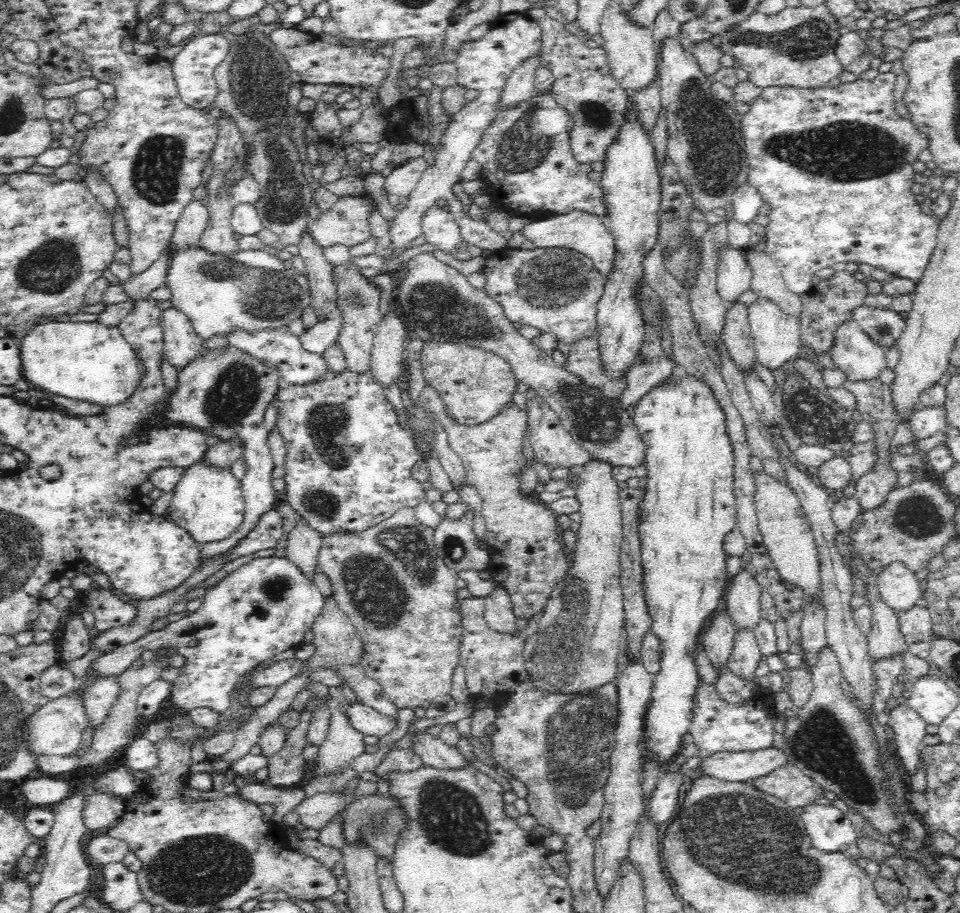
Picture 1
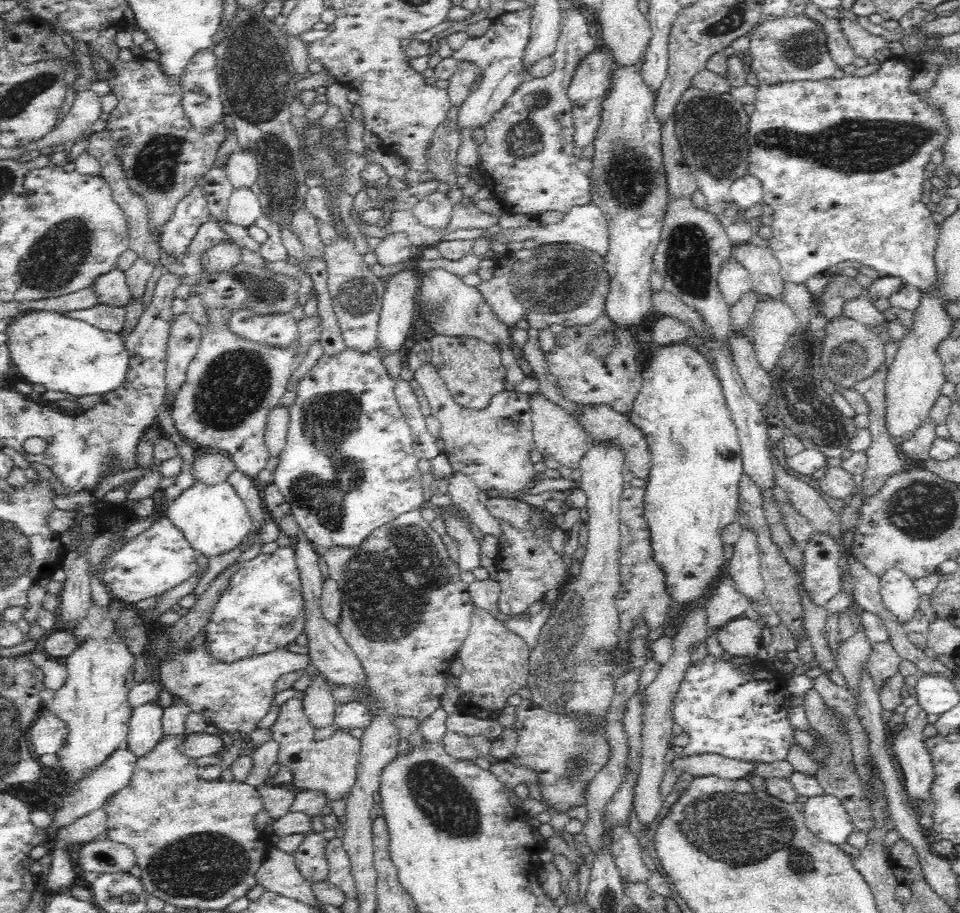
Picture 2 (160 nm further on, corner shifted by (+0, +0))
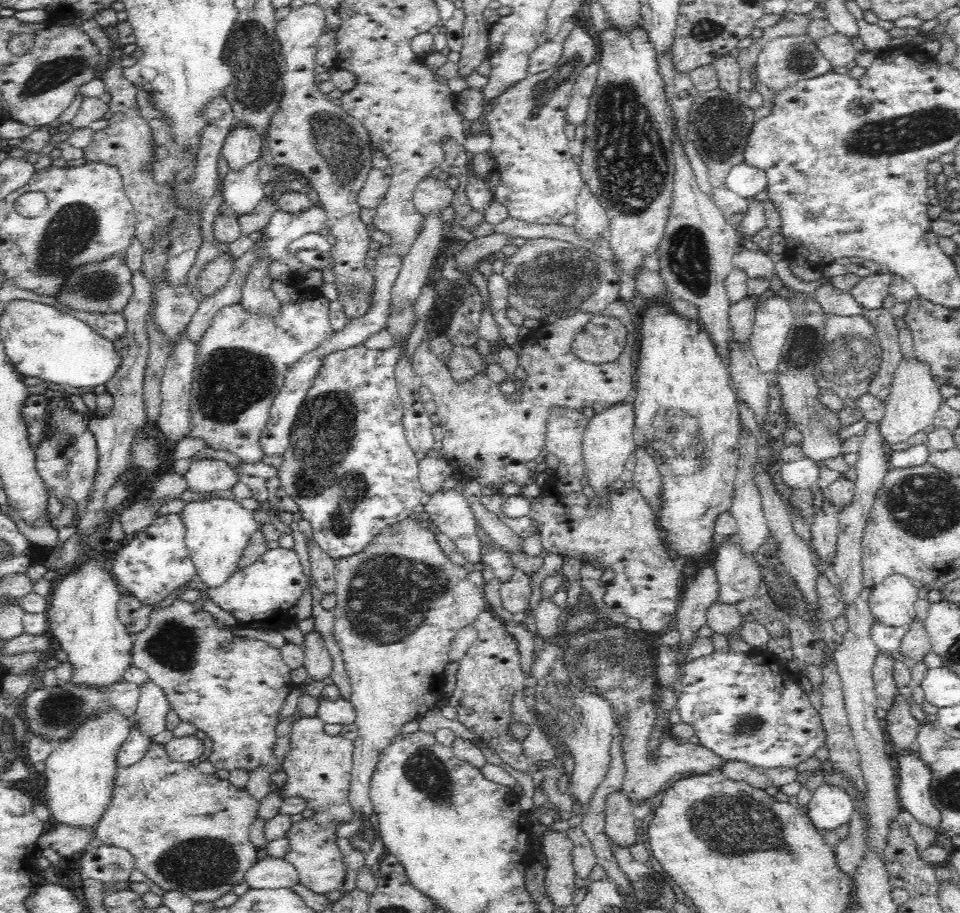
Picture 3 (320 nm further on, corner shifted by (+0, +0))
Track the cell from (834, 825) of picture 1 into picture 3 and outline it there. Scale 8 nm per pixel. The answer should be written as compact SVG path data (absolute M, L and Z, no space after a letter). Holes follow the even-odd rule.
M825 784L818 786L814 790L812 798L806 807L807 816L814 824L814 827L820 831L830 830L830 832L835 832L839 826L849 824L854 809L852 801L842 788L839 786L826 786Z

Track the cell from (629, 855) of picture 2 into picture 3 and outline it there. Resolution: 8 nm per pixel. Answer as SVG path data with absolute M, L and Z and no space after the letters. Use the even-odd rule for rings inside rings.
M621 791L612 794L606 804L605 834L610 842L630 851L639 840L639 822L632 815L635 804Z

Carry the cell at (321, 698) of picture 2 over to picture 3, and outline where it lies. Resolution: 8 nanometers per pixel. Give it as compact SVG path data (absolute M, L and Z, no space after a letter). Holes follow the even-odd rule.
M315 629L304 635L303 649L306 655L304 666L308 672L308 678L312 682L329 682L332 658Z

